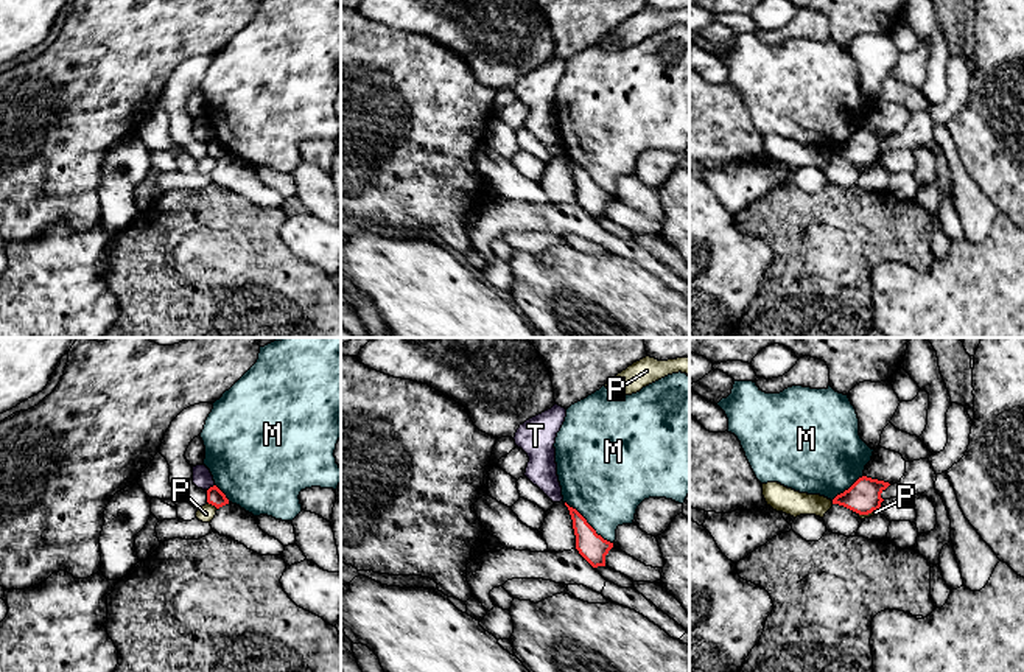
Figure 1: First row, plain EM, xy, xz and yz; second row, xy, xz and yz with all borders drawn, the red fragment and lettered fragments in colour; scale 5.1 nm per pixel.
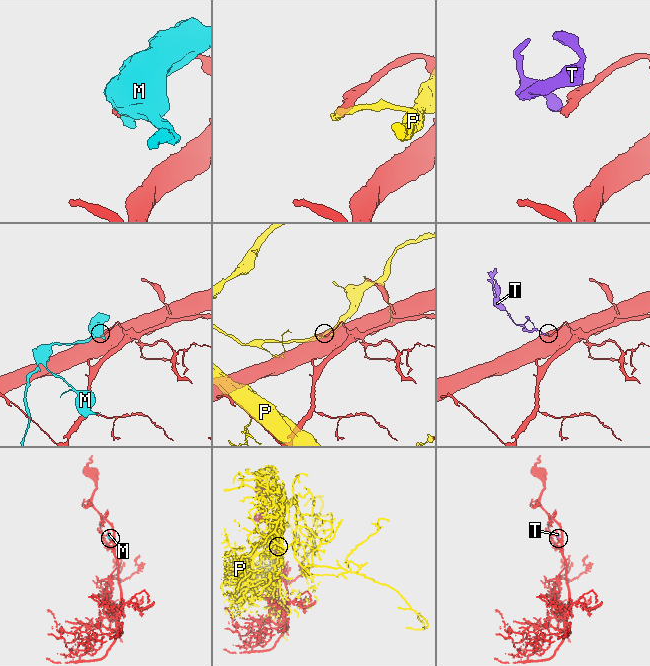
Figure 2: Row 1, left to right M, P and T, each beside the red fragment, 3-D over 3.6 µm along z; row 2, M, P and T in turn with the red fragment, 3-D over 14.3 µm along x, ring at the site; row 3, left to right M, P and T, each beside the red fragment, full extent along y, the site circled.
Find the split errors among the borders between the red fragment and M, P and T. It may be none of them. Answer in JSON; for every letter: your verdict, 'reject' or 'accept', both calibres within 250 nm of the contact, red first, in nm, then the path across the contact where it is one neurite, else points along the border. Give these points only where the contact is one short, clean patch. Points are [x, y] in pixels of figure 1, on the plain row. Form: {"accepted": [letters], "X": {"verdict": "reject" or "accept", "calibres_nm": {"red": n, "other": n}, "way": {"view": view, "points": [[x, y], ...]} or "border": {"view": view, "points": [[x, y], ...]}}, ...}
{"accepted": [], "M": {"verdict": "reject", "calibres_nm": {"red": 150, "other": 440}}, "P": {"verdict": "reject", "calibres_nm": {"red": 90, "other": 90}}, "T": {"verdict": "reject", "calibres_nm": {"red": 90, "other": 100}, "border": {"view": "xy", "points": [[213, 136], [207, 142]]}}}

